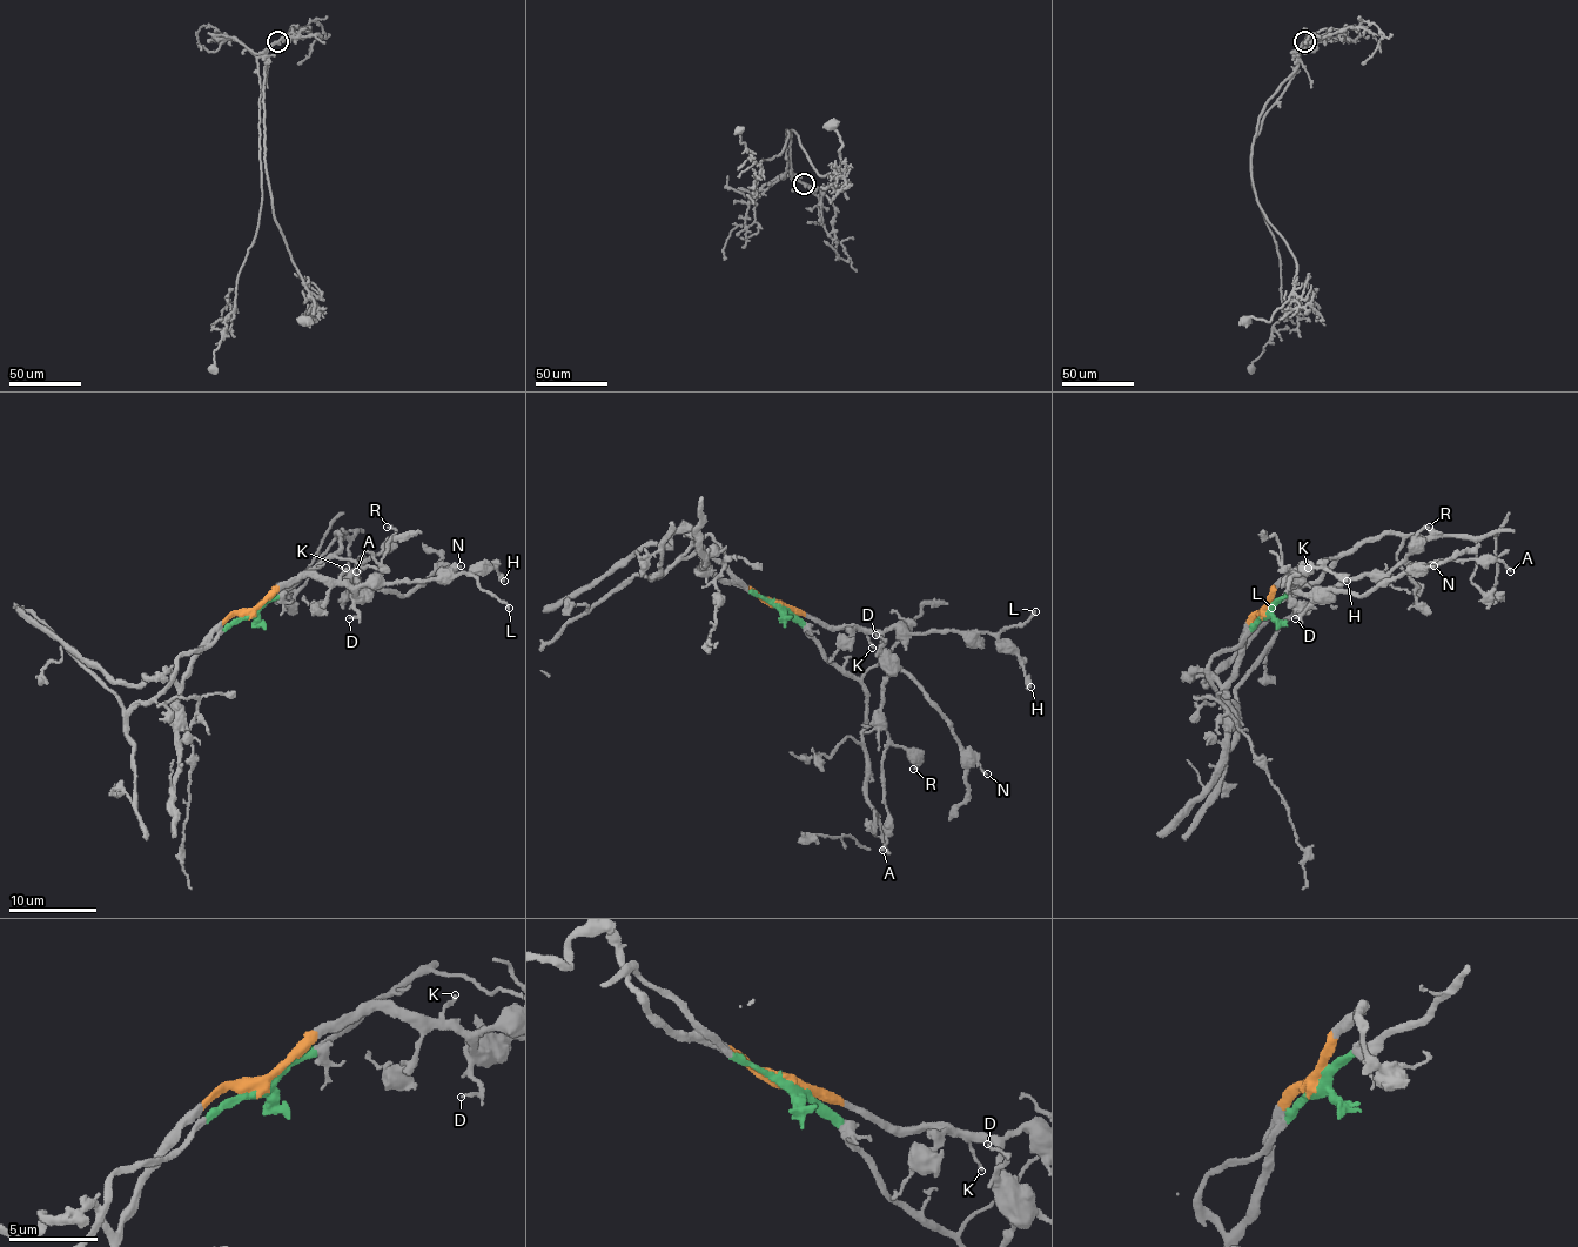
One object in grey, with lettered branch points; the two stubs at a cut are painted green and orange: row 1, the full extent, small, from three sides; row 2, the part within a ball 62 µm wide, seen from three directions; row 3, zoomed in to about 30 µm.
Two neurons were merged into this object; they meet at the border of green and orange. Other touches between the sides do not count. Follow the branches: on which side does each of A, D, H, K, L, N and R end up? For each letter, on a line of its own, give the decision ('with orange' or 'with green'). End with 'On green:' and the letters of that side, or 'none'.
A: with orange
D: with orange
H: with orange
K: with orange
L: with orange
N: with orange
R: with orange
On green: none

